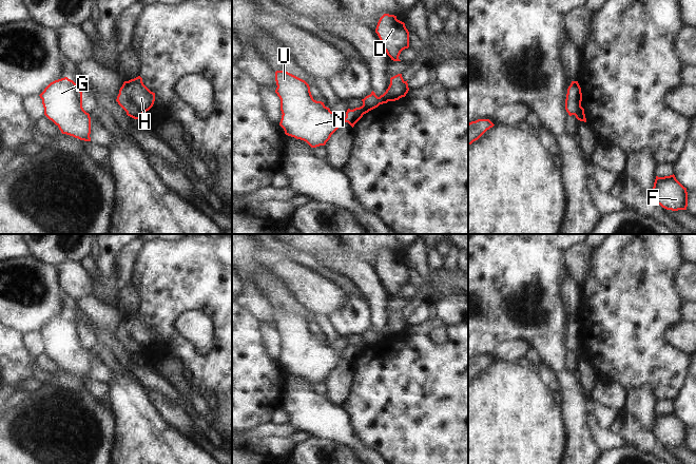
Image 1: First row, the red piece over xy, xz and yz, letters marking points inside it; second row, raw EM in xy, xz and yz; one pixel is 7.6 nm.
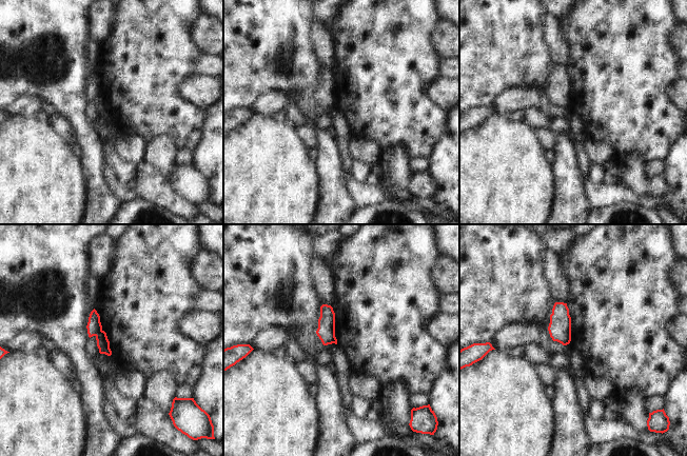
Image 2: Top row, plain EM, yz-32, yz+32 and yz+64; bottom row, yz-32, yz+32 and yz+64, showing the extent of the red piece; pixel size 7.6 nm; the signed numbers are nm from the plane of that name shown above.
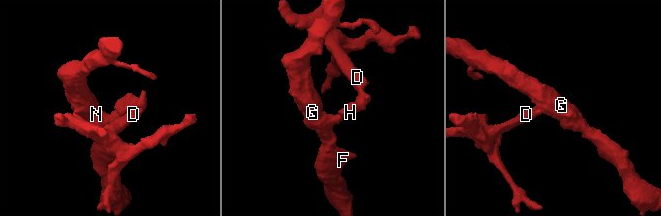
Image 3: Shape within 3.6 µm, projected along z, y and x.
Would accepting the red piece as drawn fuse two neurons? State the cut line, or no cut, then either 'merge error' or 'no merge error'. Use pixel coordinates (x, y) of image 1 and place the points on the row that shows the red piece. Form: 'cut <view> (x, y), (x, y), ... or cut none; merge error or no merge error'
cut yz (581, 107), (574, 114); merge error

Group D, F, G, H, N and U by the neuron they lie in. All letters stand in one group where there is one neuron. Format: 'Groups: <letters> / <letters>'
Groups: D H / F G N U.

